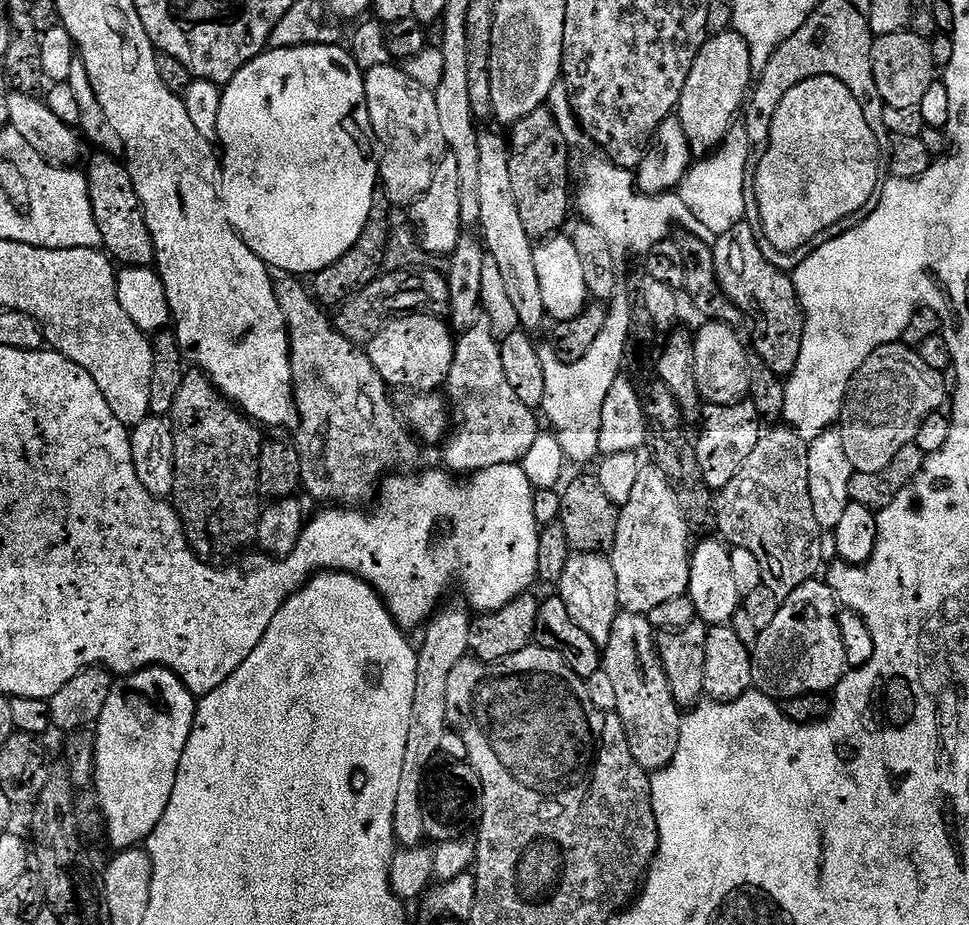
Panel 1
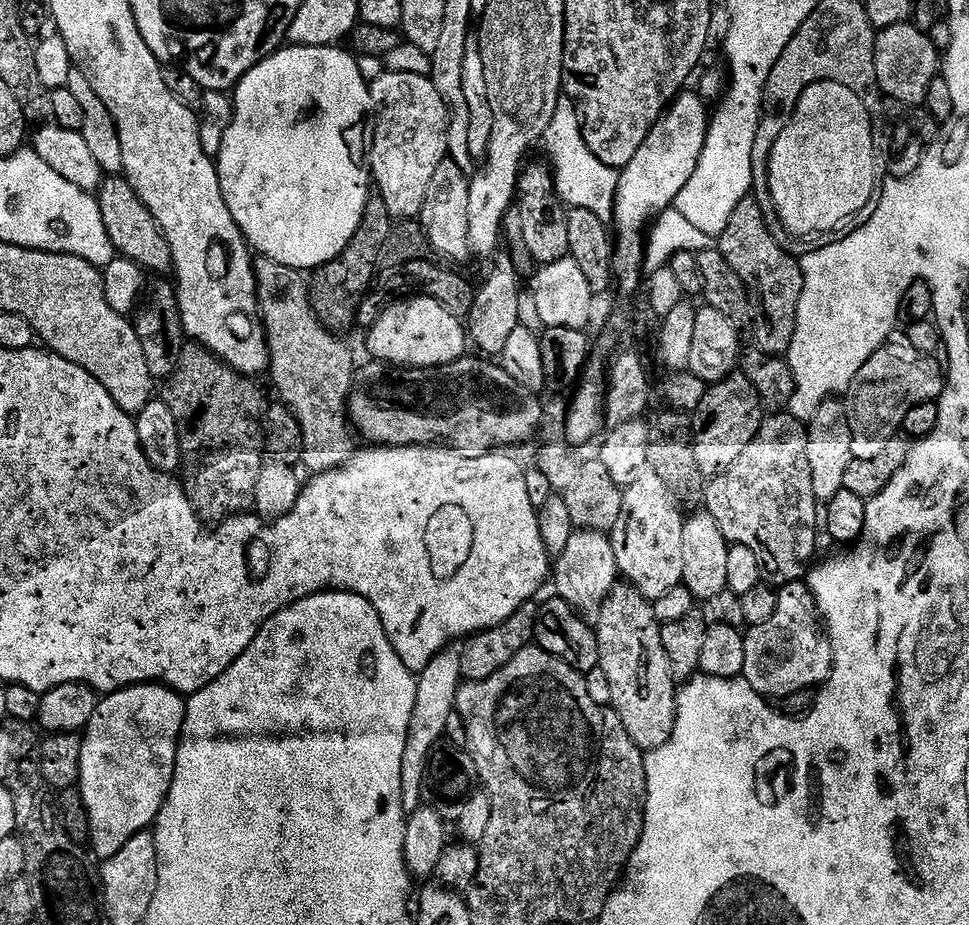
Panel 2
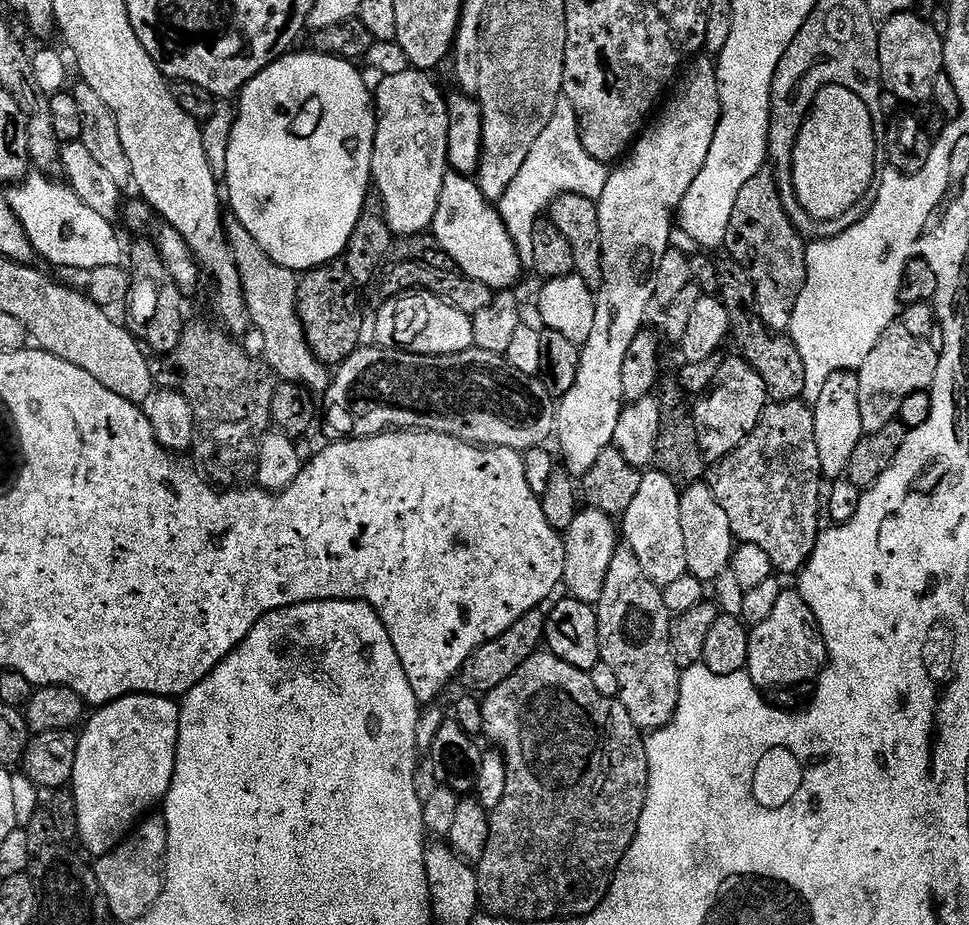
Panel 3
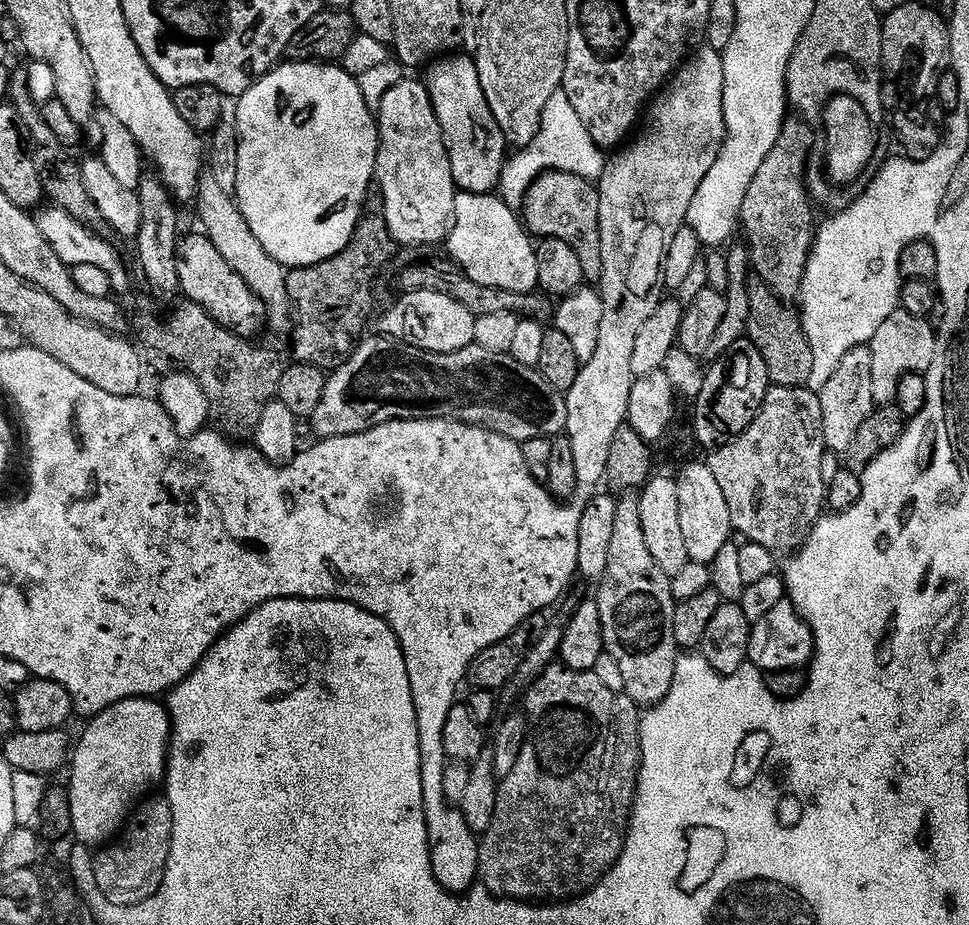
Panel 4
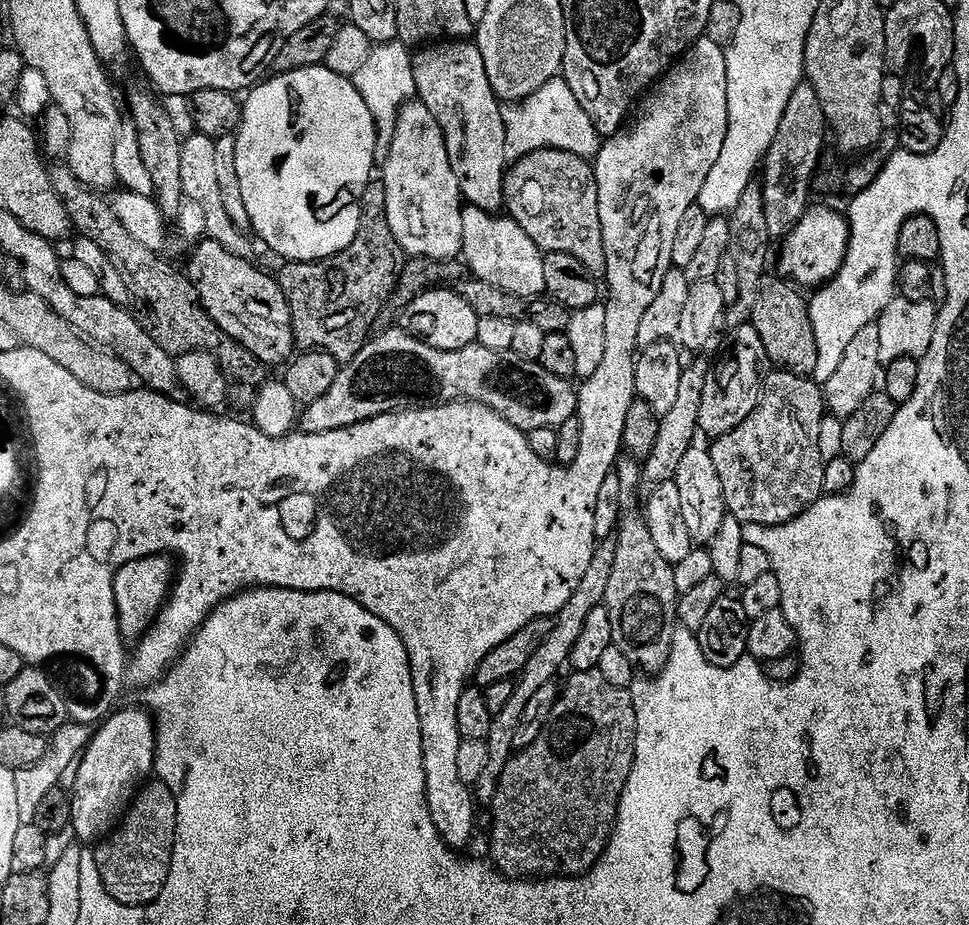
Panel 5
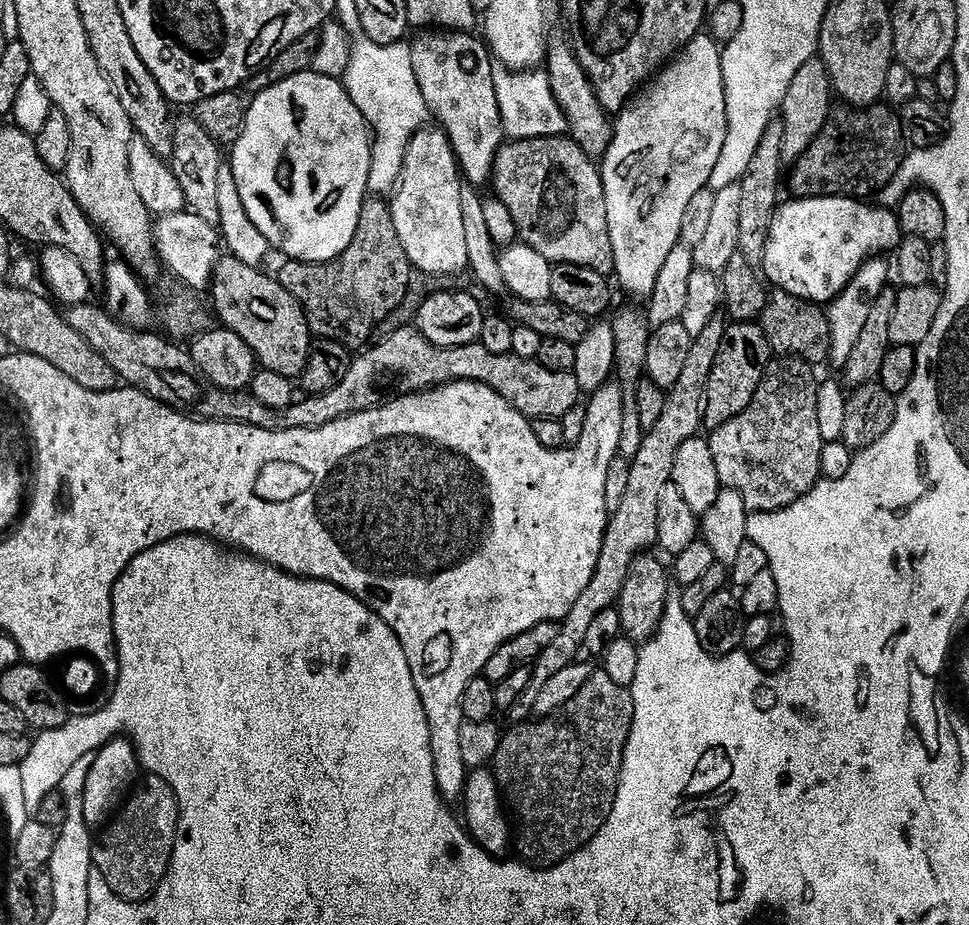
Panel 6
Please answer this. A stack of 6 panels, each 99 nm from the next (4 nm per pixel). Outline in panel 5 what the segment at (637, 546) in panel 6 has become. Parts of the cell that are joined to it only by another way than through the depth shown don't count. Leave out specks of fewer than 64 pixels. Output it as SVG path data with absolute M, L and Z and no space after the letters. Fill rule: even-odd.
M696 358L693 364L689 363L687 367L684 369L684 373L682 374L682 382L678 386L678 399L674 401L674 407L670 410L670 414L666 414L665 416L660 417L660 429L658 430L658 442L654 442L654 450L652 453L647 456L644 461L642 461L642 482L640 483L640 491L641 493L647 494L653 492L654 490L658 490L658 486L662 486L666 482L670 482L671 480L676 479L676 475L678 474L678 465L682 463L682 458L686 455L686 450L690 450L697 443L696 436L698 437L698 429L700 426L700 411L702 410L702 394L706 394L706 382L708 381L708 374L710 371L710 364L707 364L706 361L700 360L704 358ZM609 538L597 543L594 558L590 558L590 567L586 570L586 575L582 577L582 582L578 582L578 590L574 590L574 594L570 594L570 602L566 602L566 606L562 606L562 610L554 618L546 642L542 642L540 649L530 657L530 662L526 662L526 666L521 670L515 681L513 697L510 698L510 702L506 703L501 713L493 716L490 734L486 741L490 750L490 766L486 766L486 774L482 774L482 778L474 785L475 799L481 805L483 803L484 806L491 805L496 796L502 778L502 770L514 755L516 748L514 734L518 734L518 722L522 722L522 714L526 711L526 705L530 703L530 698L534 698L534 694L538 694L538 690L542 690L542 686L553 683L557 679L555 676L563 668L566 668L570 654L574 650L574 642L578 642L578 637L582 634L582 625L586 623L587 616L594 609L603 605L606 598L606 586L610 583L610 573L614 570L615 553L615 539Z

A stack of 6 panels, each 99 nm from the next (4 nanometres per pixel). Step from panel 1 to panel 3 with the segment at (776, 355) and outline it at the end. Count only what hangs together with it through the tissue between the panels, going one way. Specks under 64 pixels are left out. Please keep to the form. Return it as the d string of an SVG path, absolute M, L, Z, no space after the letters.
M760 172L739 191L723 247L728 250L727 255L737 260L752 279L756 312L764 325L771 332L784 334L792 327L794 306L798 306L798 298L808 280L804 257L806 240L796 233L799 232L797 225L793 224L784 208L781 185L776 185L770 172Z

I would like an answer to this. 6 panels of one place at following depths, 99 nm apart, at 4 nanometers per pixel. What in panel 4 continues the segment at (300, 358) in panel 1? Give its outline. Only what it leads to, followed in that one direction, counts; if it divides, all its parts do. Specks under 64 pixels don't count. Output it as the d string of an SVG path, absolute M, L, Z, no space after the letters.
M204 174L199 178L199 204L203 235L207 236L210 242L214 242L218 254L226 258L230 270L234 270L234 274L238 274L238 278L242 278L242 282L246 282L246 286L250 286L250 290L258 294L260 303L264 305L267 327L276 332L282 331L283 328L285 331L290 324L292 303L288 293L288 272L284 265L270 258L270 254L266 254L262 242L254 238L254 230L250 230L250 222L246 222L239 204L229 192L218 186L218 182L214 182L211 174Z

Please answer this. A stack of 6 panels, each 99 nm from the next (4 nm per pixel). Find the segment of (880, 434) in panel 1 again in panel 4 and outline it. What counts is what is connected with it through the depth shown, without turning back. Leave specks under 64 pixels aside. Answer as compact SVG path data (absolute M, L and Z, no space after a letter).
M903 310L895 311L877 326L870 341L870 362L873 363L870 390L874 393L874 402L878 406L895 405L900 379L911 372L927 374L936 353L937 329L932 328L925 317Z

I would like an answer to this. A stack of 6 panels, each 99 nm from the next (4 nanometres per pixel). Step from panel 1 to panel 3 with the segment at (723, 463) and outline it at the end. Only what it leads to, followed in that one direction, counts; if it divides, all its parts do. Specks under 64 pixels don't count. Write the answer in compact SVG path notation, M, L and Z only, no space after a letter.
M736 354L724 359L718 374L714 374L714 382L694 404L698 442L705 460L719 462L738 450L738 446L742 446L742 442L746 442L746 438L758 426L769 403L766 382L762 382L754 366Z

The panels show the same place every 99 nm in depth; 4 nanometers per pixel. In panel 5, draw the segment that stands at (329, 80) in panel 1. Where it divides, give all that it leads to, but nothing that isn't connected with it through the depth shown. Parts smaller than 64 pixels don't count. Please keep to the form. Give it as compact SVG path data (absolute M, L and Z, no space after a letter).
M327 66L303 68L293 72L282 72L265 79L255 85L247 93L248 101L242 104L242 119L236 137L236 165L238 166L238 183L242 186L242 202L246 202L246 214L251 231L260 235L260 240L272 252L277 252L288 262L302 260L325 260L350 246L354 242L354 234L358 234L360 206L364 199L366 186L374 179L372 167L378 164L376 158L376 123L370 114L370 106L366 106L366 98L358 94L355 83L347 76L334 74Z

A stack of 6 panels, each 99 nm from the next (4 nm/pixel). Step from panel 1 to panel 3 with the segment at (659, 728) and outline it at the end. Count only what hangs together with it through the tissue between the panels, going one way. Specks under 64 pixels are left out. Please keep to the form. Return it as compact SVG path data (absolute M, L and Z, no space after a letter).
M626 546L617 547L614 558L610 558L610 570L606 573L606 586L602 586L602 598L594 605L598 618L598 638L600 639L600 659L610 666L618 677L619 700L626 706L626 714L642 730L664 728L672 722L678 698L680 697L681 667L672 653L670 630L674 619L666 610L662 589L642 570L642 562Z

